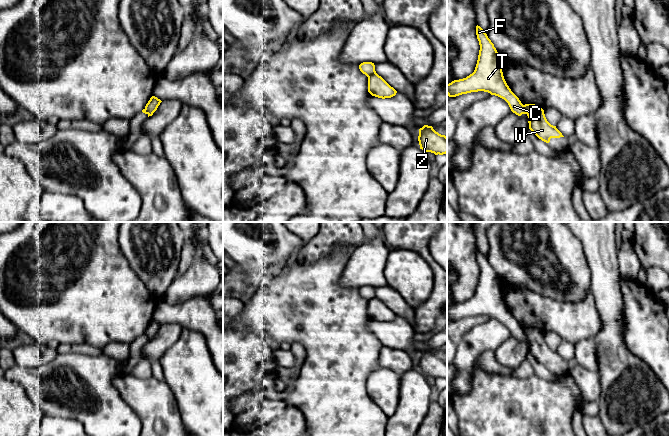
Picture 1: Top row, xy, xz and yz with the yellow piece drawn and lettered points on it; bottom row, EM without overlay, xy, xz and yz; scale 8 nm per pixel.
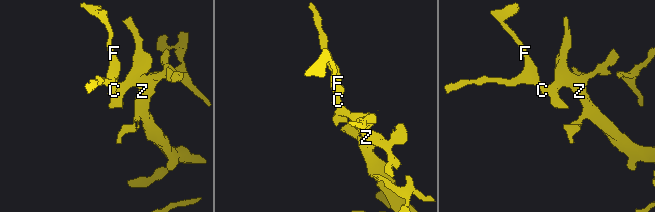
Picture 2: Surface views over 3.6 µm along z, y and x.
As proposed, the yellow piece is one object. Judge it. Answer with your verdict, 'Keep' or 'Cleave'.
Cleave

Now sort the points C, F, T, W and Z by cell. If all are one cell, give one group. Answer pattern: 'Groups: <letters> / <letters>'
Groups: C F T / W Z

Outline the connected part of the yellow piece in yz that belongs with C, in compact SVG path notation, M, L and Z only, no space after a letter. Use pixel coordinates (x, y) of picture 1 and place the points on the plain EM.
M476 250L480 274L472 298L447 308L447 319L456 321L471 316L484 315L504 323L511 335L518 340L526 338L523 328L507 309L502 292L501 280L480 250Z

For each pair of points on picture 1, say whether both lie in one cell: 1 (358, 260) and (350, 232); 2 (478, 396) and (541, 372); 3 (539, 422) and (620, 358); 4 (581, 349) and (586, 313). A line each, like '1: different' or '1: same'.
1: different
2: different
3: different
4: different

